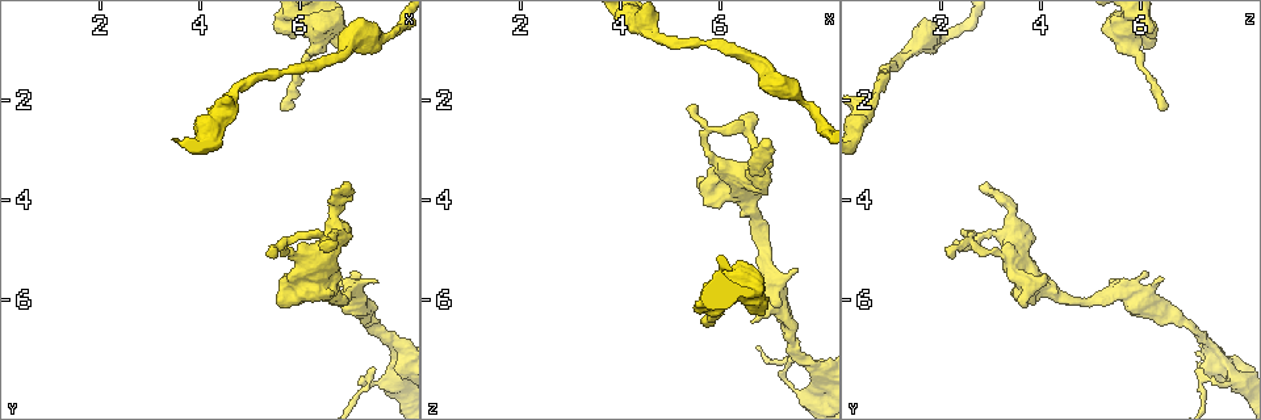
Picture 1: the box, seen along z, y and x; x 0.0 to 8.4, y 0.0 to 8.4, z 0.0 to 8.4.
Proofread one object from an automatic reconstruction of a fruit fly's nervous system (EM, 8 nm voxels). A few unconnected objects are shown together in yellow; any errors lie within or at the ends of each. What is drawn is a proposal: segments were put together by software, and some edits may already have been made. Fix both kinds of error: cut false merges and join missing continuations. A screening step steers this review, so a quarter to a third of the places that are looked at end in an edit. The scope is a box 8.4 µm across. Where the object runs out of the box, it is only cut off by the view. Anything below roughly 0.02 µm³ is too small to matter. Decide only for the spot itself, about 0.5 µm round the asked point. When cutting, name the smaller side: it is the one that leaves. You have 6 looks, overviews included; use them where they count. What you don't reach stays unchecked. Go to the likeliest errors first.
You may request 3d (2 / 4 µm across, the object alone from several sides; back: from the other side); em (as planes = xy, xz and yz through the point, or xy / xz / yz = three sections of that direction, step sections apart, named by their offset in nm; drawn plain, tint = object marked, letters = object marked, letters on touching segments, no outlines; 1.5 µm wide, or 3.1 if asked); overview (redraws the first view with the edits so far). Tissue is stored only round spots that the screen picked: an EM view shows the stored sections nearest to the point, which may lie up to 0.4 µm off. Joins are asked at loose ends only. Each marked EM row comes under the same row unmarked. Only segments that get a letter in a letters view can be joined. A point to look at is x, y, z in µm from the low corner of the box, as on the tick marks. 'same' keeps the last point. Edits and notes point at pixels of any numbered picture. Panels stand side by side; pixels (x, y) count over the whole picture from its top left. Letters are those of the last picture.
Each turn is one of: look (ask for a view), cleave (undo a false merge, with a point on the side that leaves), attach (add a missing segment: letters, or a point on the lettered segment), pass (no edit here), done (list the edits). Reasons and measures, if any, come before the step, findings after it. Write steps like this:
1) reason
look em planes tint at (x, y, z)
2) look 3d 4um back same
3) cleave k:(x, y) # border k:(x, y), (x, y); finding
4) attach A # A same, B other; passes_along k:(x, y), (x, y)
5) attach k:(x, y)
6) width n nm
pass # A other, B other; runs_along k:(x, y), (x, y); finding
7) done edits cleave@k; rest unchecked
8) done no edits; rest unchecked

branch stops here
look 3d 4um at (6.80, 0.95, 6.10)

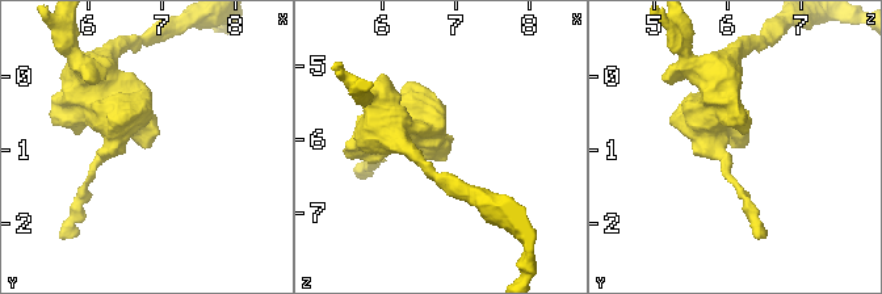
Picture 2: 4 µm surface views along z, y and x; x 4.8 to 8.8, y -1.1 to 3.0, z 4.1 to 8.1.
look em planes letters at (6.75, 0.95, 6.05)

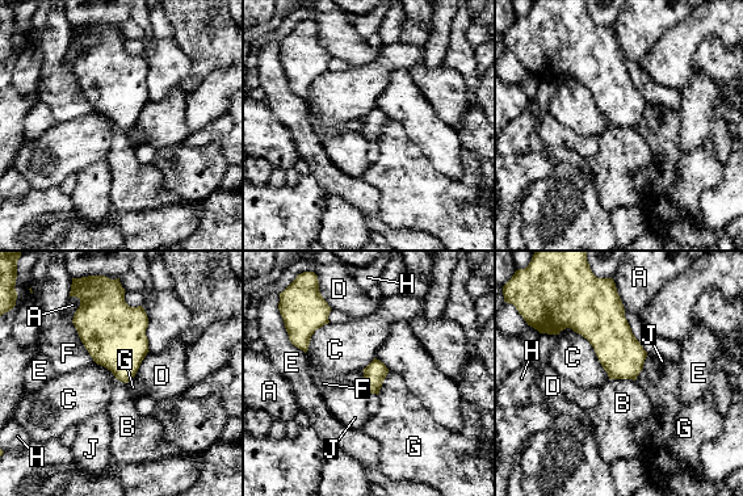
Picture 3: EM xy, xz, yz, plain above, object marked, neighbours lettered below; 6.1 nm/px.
pass # A other, B other, C other, D other, E other, F other, G other, H other, J other; border 3:(573, 330), (588, 341), (609, 378); none of them fits

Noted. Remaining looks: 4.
sudden change in width
look em planes tint at (4.65, 1.80, 0.70)

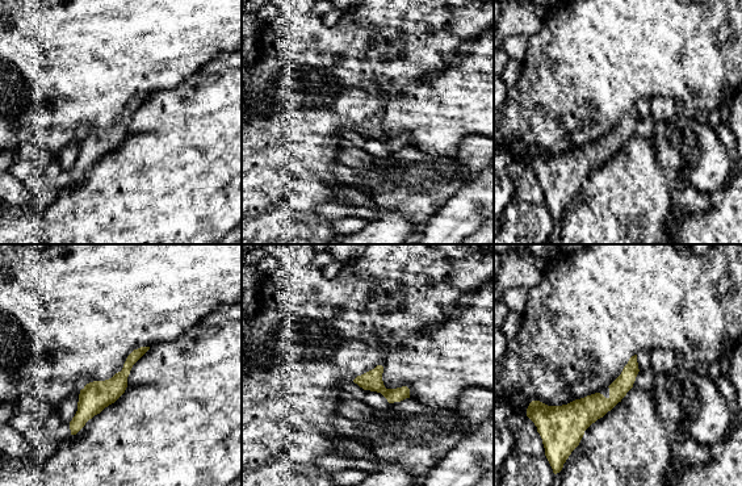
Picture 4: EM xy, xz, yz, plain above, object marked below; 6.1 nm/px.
look em planes letters same

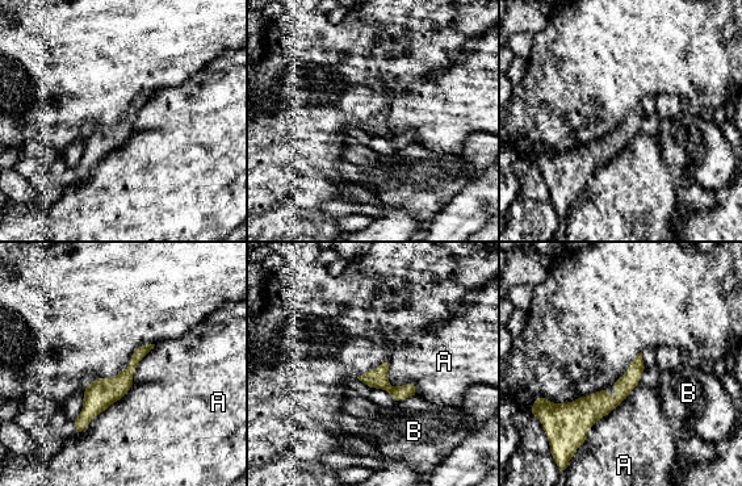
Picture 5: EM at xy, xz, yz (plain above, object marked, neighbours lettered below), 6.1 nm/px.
width 110 nm
pass # A other, B other; runs_along 5:(146, 348), (79, 427); all the same neuron

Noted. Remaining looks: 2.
done no edits; rest unchecked

